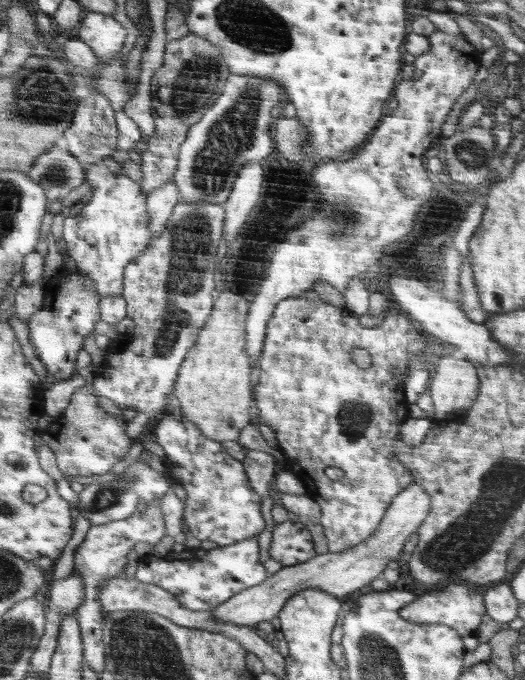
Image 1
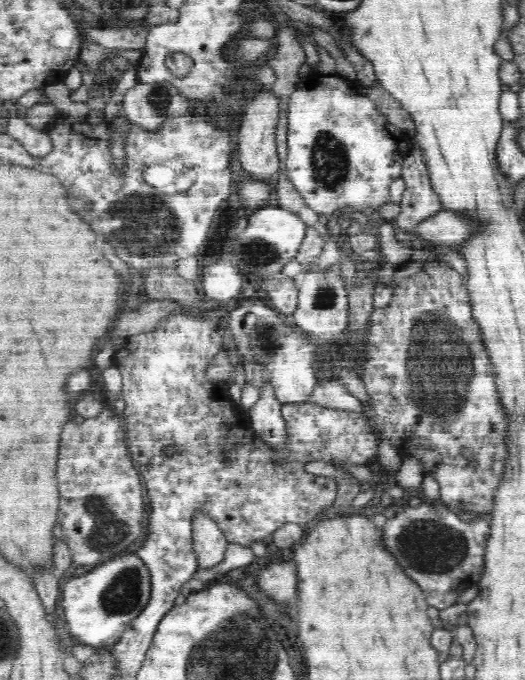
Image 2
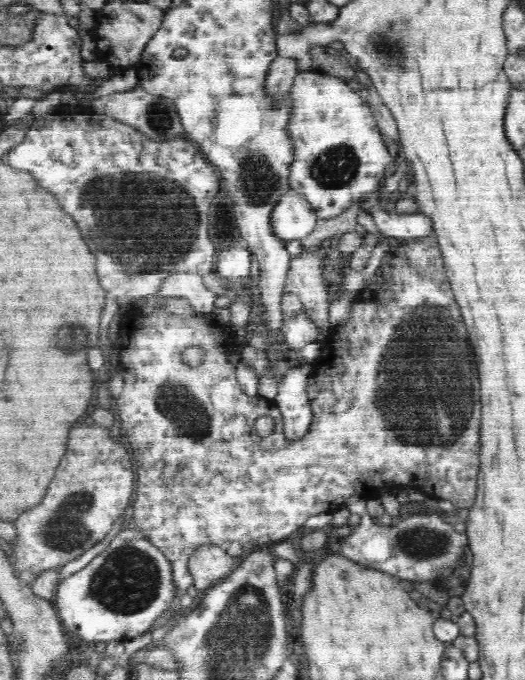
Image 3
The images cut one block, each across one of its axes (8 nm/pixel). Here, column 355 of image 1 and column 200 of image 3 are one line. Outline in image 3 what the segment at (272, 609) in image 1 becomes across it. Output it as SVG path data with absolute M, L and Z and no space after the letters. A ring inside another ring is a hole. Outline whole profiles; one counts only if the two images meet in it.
M206 544L193 552L187 570L190 571L194 588L202 593L232 572L232 566L233 556L215 544Z

